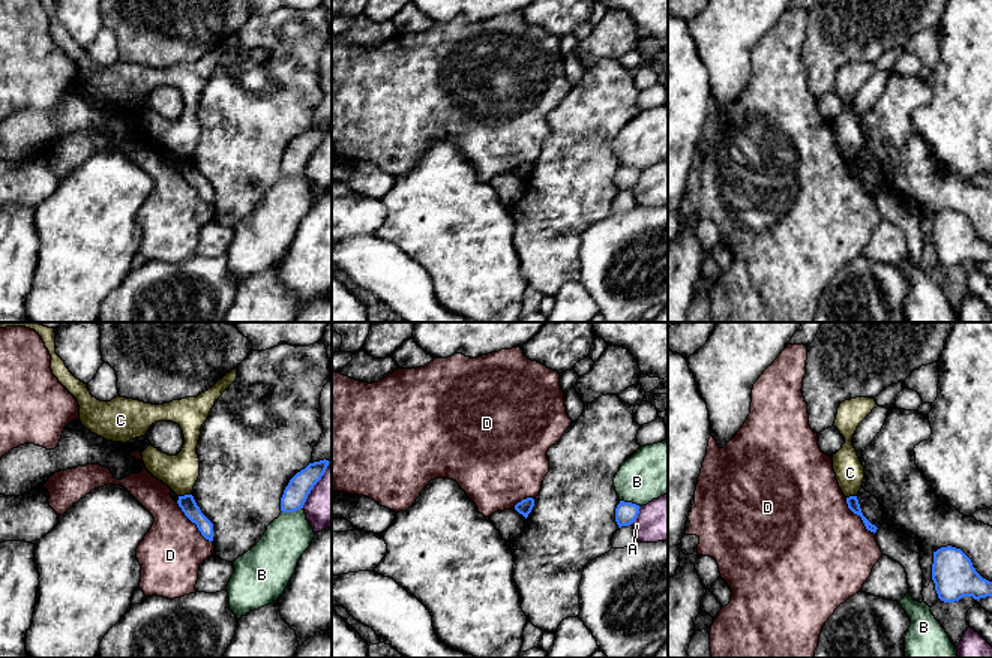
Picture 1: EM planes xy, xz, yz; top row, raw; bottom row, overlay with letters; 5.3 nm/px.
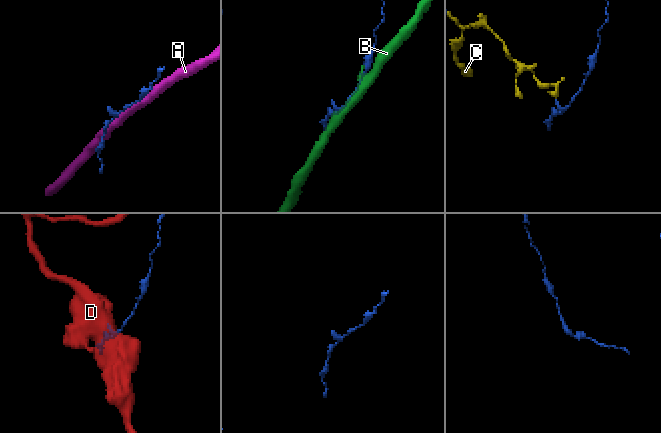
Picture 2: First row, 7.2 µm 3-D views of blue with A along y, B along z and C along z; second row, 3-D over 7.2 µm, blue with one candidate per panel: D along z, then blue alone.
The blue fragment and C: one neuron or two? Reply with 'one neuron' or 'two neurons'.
two neurons

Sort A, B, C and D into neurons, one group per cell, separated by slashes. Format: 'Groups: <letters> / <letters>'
Groups: A / B / C / D

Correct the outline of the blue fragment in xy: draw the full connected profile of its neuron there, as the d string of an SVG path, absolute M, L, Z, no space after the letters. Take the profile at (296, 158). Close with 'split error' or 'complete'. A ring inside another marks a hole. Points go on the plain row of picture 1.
M320 124L309 127L305 133L297 136L288 147L281 162L281 175L282 177L293 177L303 172L308 159L314 153L314 150L321 144L324 139L329 124Z | complete

